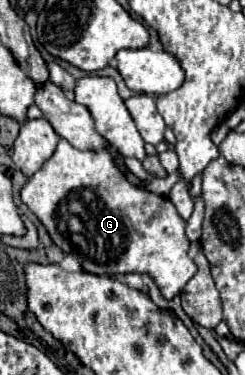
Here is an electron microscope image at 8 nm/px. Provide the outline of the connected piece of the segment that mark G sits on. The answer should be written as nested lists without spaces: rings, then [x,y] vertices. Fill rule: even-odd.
[[[61,139],[53,157],[21,189],[21,201],[45,225],[53,243],[79,259],[87,273],[147,273],[165,299],[179,295],[197,273],[187,255],[185,221],[173,203],[131,185],[107,149],[81,151]]]

